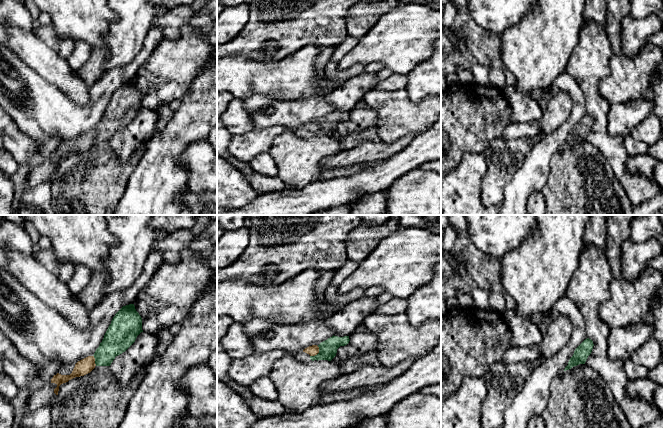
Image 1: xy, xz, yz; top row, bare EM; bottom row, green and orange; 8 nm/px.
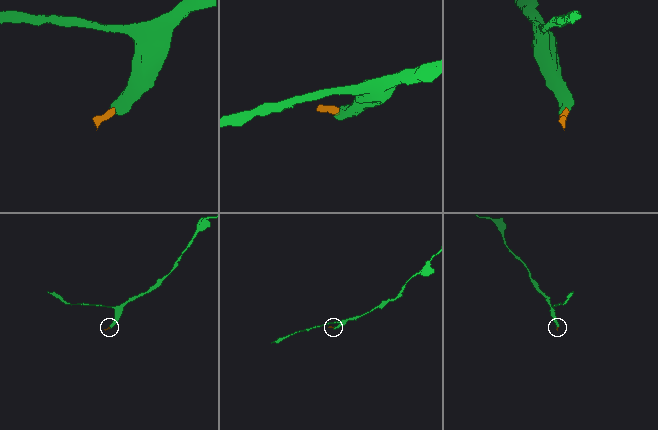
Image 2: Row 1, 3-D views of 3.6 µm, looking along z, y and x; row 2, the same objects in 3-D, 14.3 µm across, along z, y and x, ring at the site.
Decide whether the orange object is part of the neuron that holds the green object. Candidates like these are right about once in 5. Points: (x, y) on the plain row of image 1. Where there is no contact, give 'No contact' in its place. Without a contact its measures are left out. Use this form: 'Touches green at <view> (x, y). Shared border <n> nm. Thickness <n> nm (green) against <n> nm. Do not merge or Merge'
Touches green at xz (318, 129). Shared border 110 nm. Thickness 140 nm (green) against 90 nm. Merge

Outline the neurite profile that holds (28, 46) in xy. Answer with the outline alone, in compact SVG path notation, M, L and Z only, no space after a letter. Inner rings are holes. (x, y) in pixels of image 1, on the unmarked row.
M14 25L8 28L10 49L42 78L59 88L79 106L91 103L90 88L76 71L34 32Z

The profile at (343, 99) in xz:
M362 73L347 79L344 85L324 92L324 98L333 106L334 112L349 112L367 92L376 89L379 82L375 73Z

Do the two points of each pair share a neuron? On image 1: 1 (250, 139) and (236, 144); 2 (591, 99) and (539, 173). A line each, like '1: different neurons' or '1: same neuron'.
1: same neuron
2: different neurons

